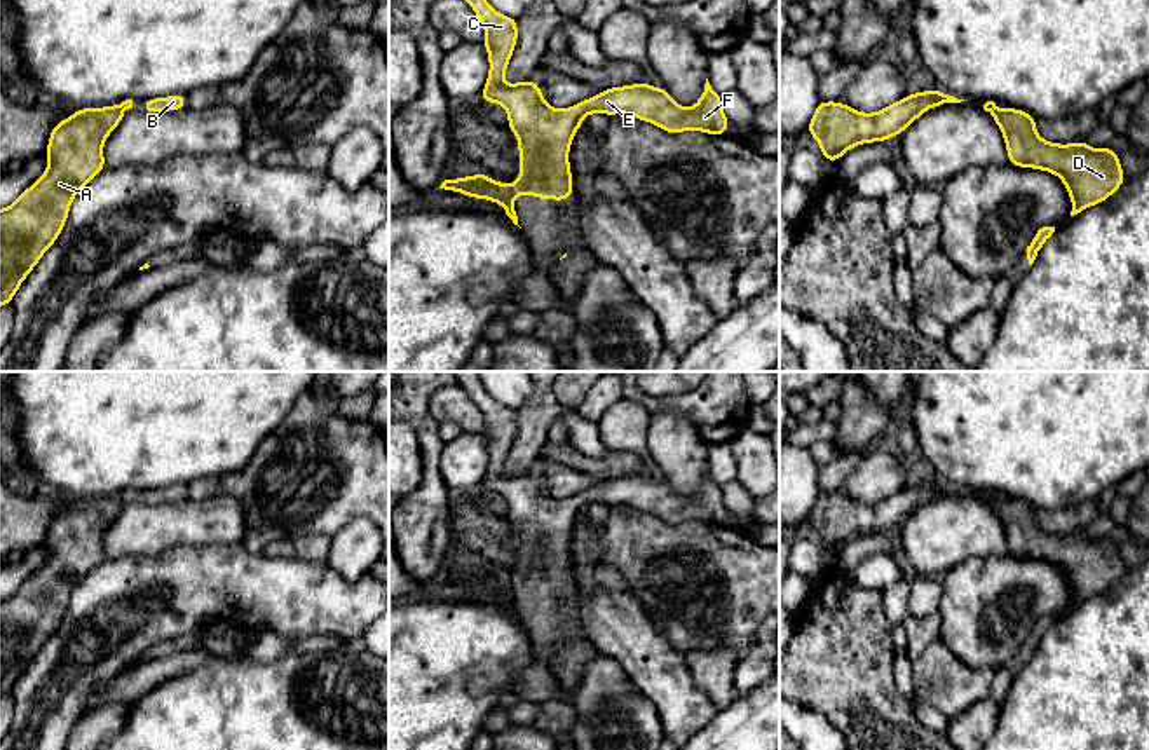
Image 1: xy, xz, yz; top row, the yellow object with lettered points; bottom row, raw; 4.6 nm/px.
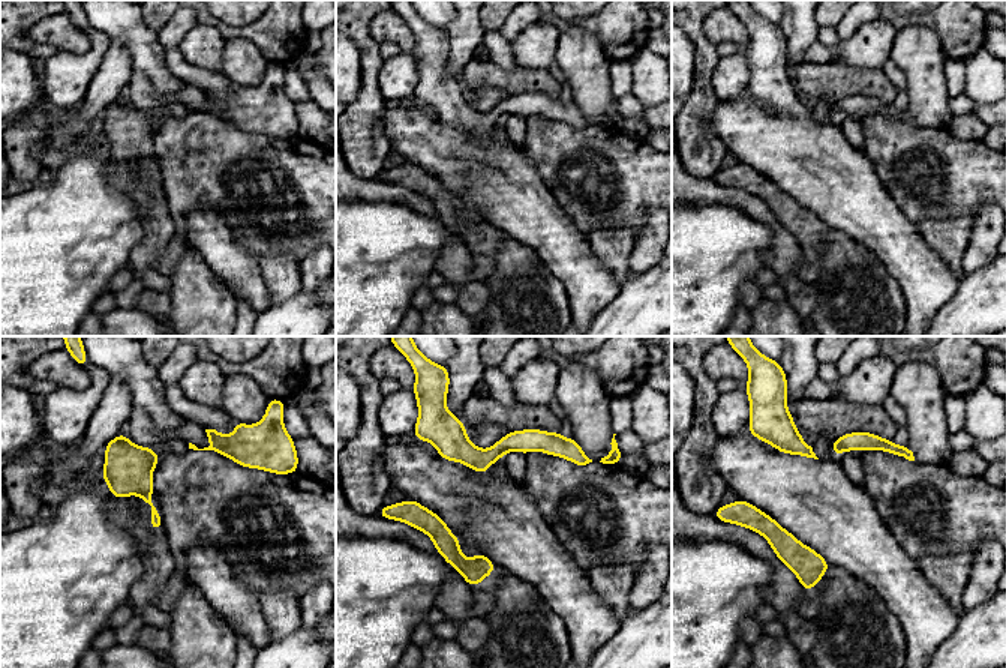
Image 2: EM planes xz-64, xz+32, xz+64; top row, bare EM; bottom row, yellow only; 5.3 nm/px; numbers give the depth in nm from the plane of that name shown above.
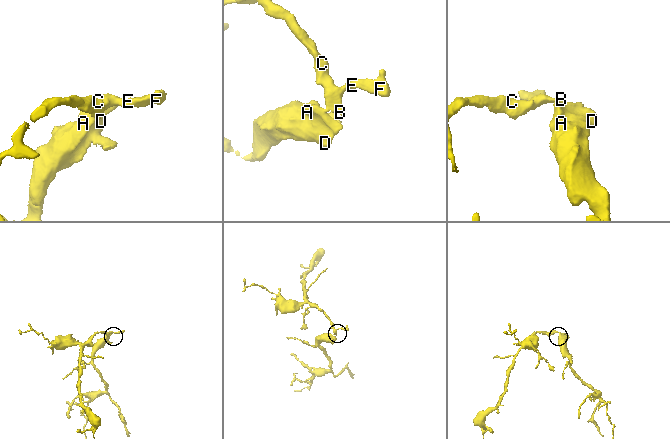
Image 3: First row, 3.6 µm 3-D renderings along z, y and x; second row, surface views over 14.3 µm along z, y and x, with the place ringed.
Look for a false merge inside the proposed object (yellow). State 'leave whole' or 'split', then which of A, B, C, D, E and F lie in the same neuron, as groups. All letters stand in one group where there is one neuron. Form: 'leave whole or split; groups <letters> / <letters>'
split; groups A D / B C E F

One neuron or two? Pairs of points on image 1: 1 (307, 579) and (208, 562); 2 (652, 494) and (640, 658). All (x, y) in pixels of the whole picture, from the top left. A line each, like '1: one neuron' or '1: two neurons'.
1: one neuron
2: two neurons

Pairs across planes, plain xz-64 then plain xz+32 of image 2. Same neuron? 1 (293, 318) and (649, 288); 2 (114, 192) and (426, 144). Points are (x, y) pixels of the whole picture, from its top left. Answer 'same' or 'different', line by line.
1: same
2: different

